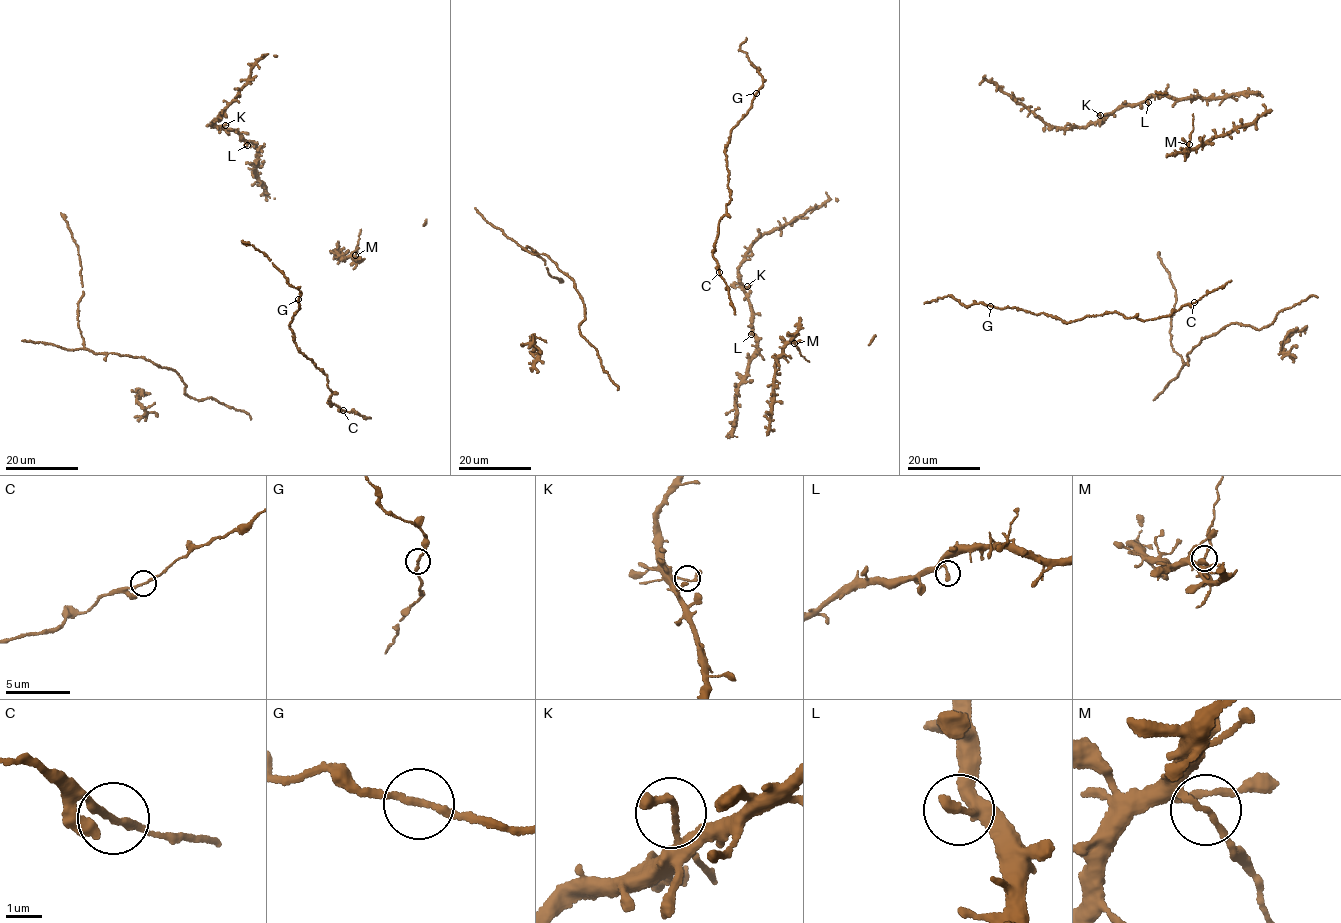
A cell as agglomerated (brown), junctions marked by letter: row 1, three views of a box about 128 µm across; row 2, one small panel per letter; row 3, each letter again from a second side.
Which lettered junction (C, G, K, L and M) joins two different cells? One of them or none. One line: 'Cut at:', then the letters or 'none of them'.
Cut at: M

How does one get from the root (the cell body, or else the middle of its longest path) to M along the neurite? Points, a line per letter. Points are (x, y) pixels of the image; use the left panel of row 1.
M: (335, 250), (345, 257), (355, 255)

